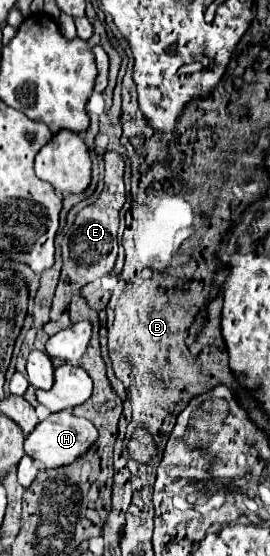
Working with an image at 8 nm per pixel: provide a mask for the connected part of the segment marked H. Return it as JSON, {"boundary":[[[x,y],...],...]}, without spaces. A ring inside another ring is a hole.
{"boundary":[[[62,410],[42,420],[36,426],[36,432],[32,432],[32,436],[24,440],[24,450],[30,458],[36,460],[40,468],[60,468],[60,466],[70,466],[74,460],[86,454],[96,440],[98,440],[98,430],[90,420],[74,416],[72,410]]]}

